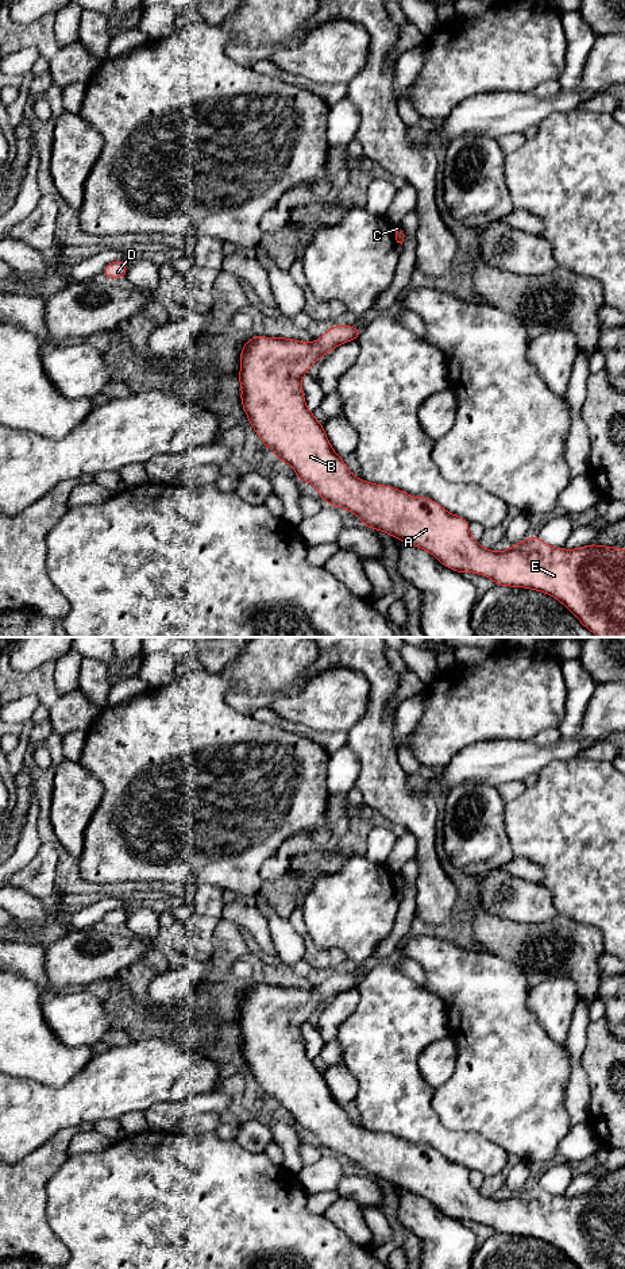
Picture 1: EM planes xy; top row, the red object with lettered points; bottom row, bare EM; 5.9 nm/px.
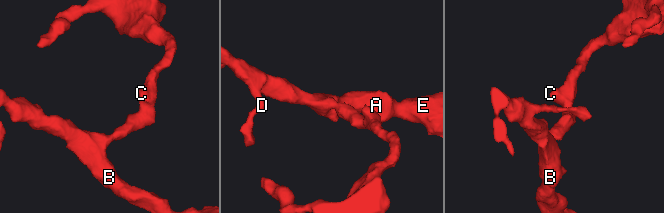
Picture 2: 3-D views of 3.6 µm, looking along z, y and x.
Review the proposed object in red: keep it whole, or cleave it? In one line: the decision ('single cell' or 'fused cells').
single cell

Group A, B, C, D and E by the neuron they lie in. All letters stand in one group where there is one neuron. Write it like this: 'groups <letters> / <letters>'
groups A B C D E

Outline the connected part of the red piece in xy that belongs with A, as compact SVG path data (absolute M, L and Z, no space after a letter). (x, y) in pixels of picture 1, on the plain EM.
M333 973L316 990L300 990L285 986L252 984L240 999L239 1031L242 1035L240 1049L250 1073L277 1103L277 1110L290 1112L298 1126L313 1133L321 1148L354 1161L362 1172L371 1177L382 1179L394 1187L409 1191L432 1202L443 1214L456 1220L472 1220L490 1226L495 1233L524 1235L545 1241L563 1251L579 1269L625 1269L625 1196L590 1192L575 1197L555 1196L537 1184L513 1192L508 1199L495 1200L483 1196L470 1180L470 1170L447 1160L441 1153L428 1145L413 1145L408 1141L370 1131L350 1120L344 1108L333 1099L324 1075L306 1056L302 1025L310 1014L329 1002L340 992L359 986L362 977L351 973Z

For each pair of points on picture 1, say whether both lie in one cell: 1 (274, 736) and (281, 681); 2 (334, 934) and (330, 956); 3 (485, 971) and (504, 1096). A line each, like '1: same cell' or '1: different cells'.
1: same cell
2: different cells
3: same cell

